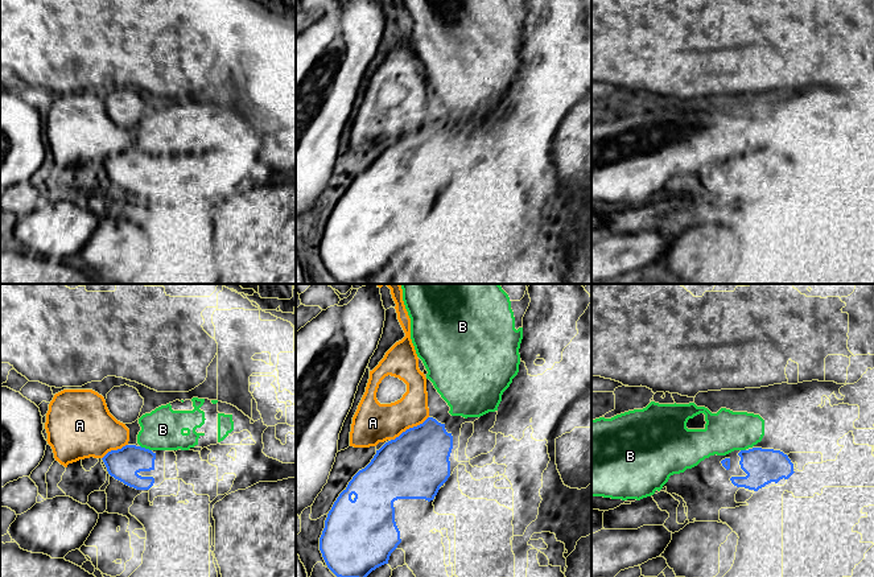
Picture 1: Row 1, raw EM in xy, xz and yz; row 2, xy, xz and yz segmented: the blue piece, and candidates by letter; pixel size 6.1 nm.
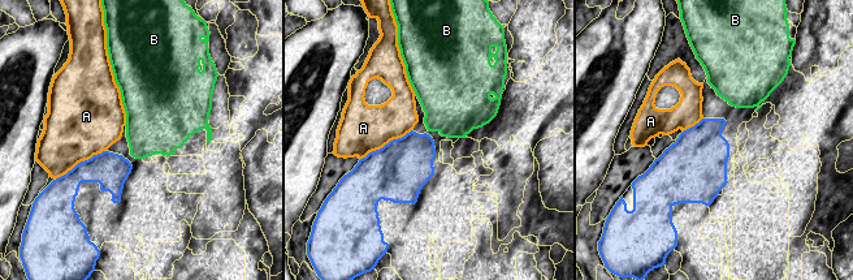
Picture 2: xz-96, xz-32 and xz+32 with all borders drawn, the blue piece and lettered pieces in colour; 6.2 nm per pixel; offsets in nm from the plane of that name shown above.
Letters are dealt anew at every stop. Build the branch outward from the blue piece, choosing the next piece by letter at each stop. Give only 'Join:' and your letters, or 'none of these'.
Join: none of these

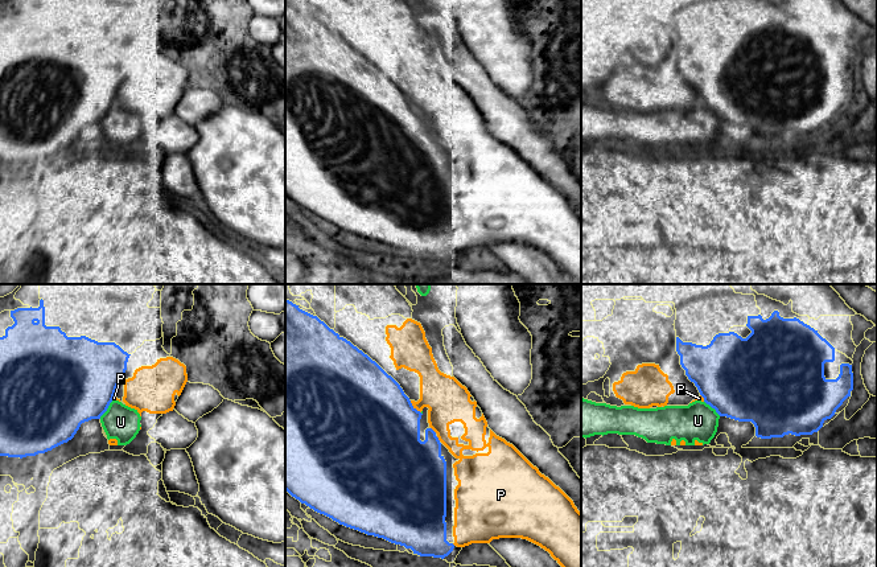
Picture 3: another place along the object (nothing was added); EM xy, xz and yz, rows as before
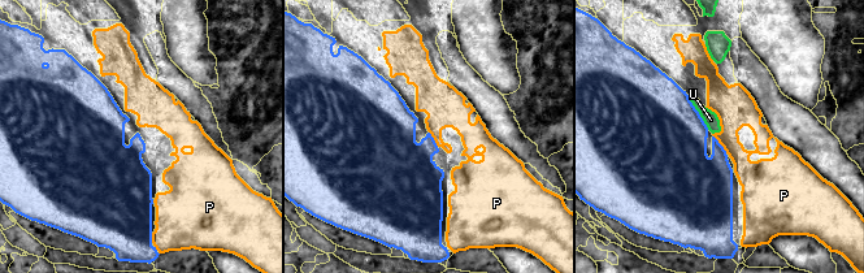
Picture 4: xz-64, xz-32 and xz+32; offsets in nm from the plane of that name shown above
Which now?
Join: P

